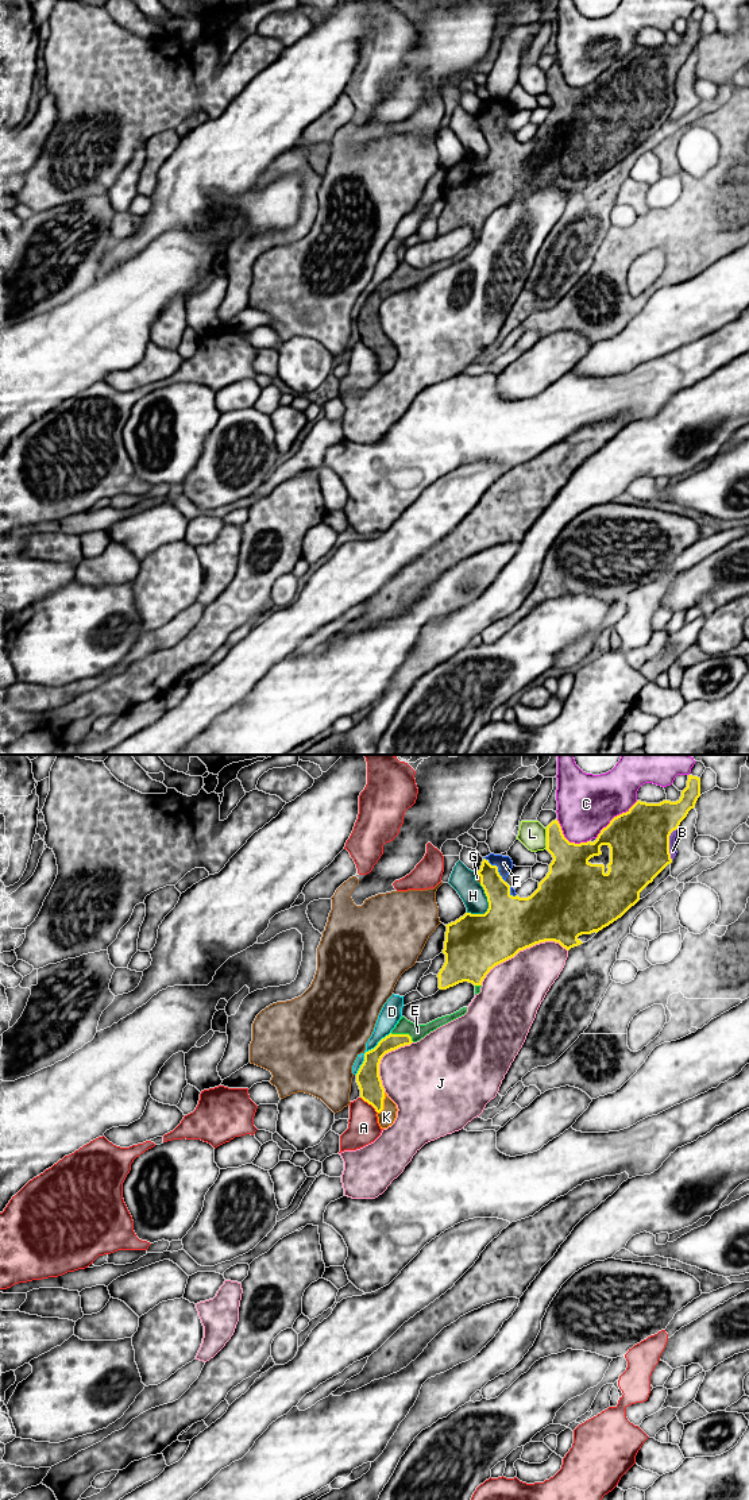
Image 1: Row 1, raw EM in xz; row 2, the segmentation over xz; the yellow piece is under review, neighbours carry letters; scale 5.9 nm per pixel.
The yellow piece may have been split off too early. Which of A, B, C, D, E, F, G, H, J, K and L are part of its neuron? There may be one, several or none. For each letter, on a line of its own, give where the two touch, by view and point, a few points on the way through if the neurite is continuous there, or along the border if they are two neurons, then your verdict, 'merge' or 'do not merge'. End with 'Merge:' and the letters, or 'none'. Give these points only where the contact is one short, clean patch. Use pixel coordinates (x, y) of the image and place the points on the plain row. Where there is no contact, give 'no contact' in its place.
A: contact xz (370, 347); do not merge
B: contact xz (668, 88); merge
C: contact xz (617, 60); do not merge
D: contact xz (369, 295); do not merge
E: contact xz (402, 278); merge
F: contact xz (497, 112); merge
G: contact xz (481, 122); do not merge
H: contact xz (489, 150); do not merge
J: contact xz (521, 193); do not merge
K: contact xz (382, 347); merge
L: contact xz (547, 83); do not merge
Merge: B, E, F, K

